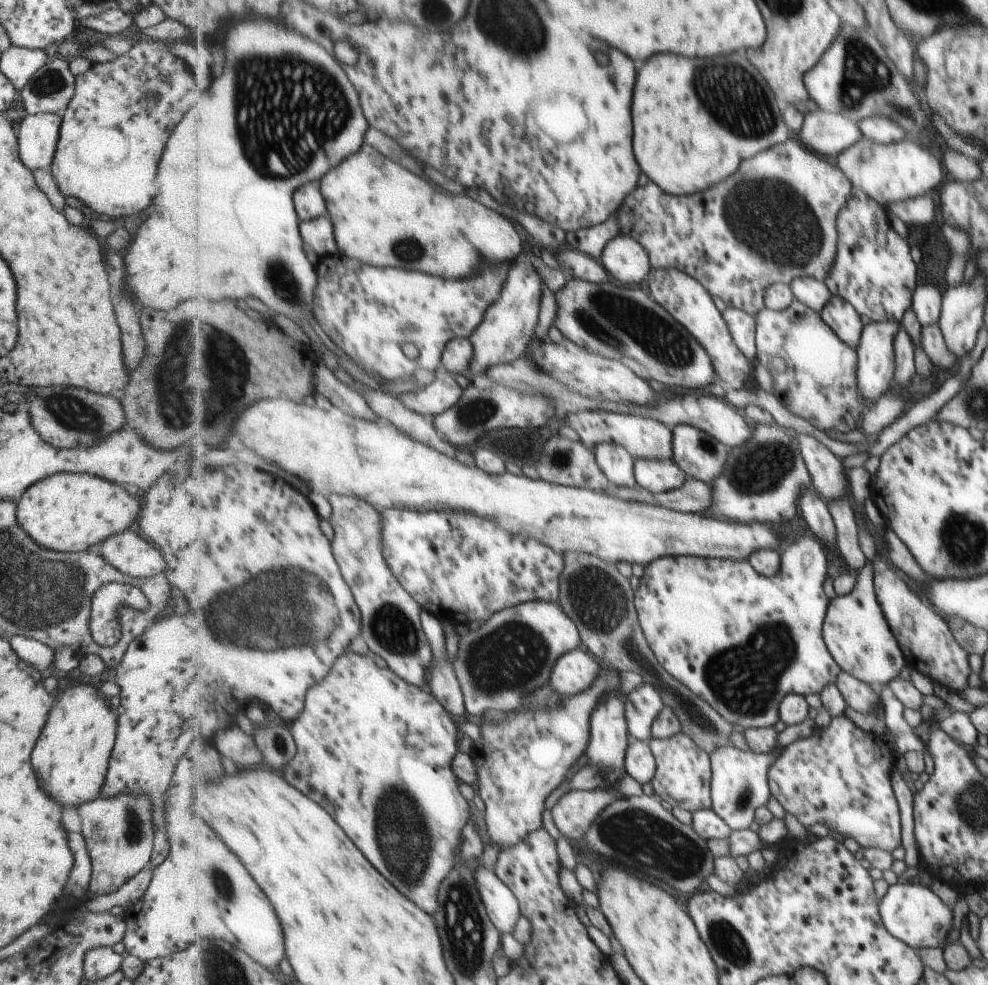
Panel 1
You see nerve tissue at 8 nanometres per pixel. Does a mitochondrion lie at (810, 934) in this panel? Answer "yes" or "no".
no

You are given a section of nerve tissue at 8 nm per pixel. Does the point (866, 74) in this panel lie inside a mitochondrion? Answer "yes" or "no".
yes

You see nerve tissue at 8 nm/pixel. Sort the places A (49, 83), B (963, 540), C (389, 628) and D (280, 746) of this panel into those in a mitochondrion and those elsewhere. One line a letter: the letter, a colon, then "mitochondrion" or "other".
A: mitochondrion
B: mitochondrion
C: mitochondrion
D: mitochondrion

